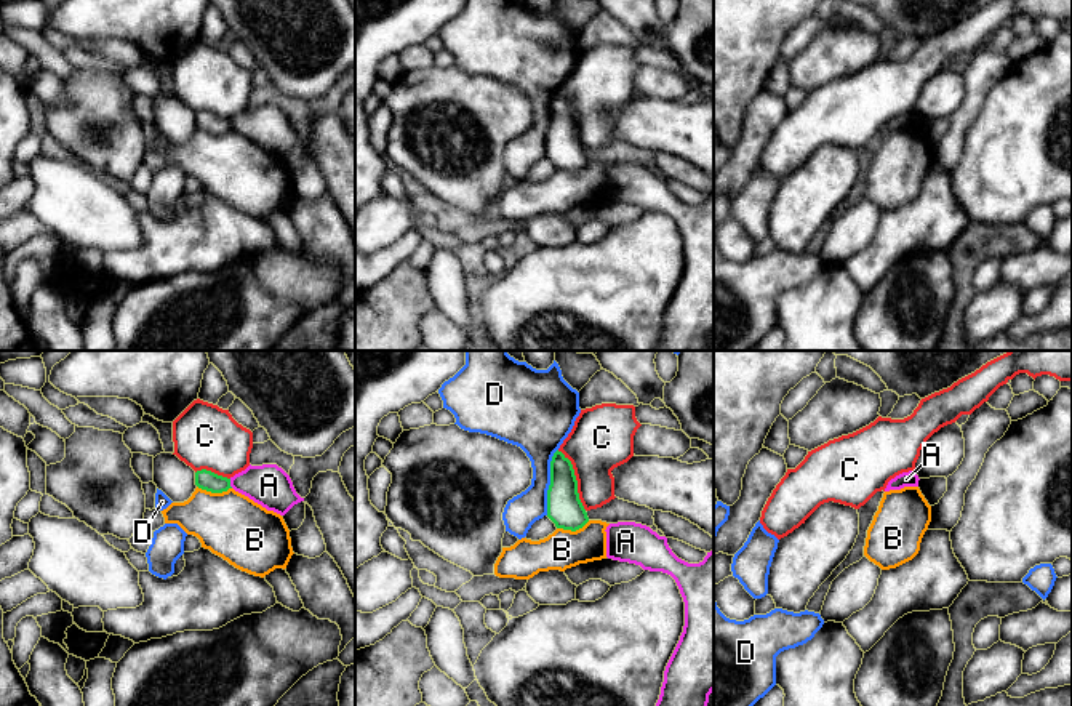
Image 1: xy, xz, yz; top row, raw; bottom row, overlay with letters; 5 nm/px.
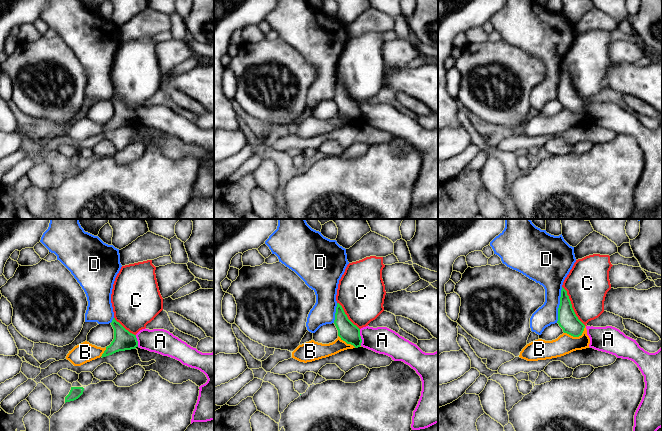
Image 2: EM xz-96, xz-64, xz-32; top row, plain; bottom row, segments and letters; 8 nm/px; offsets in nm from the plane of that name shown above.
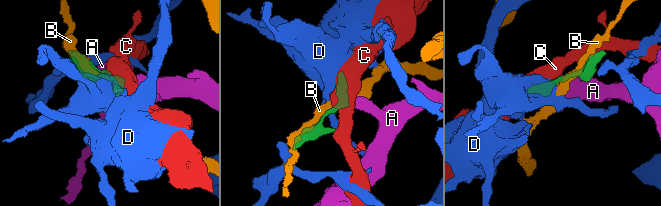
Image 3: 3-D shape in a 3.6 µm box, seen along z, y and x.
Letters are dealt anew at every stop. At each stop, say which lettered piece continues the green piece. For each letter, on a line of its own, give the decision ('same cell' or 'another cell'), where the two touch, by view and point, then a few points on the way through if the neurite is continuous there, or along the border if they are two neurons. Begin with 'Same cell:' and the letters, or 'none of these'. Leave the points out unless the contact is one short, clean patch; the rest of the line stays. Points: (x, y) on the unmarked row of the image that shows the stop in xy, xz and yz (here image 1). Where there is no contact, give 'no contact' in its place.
Same cell: none of these
A: another cell; meets green in xy at (229, 125); border along xy (229, 120), (232, 128)
B: another cell; meets green in xy at (215, 133)
C: another cell; meets green in xz at (575, 120)
D: another cell; meets green in xz at (551, 124); border along xz (557, 90), (551, 103), (546, 156)

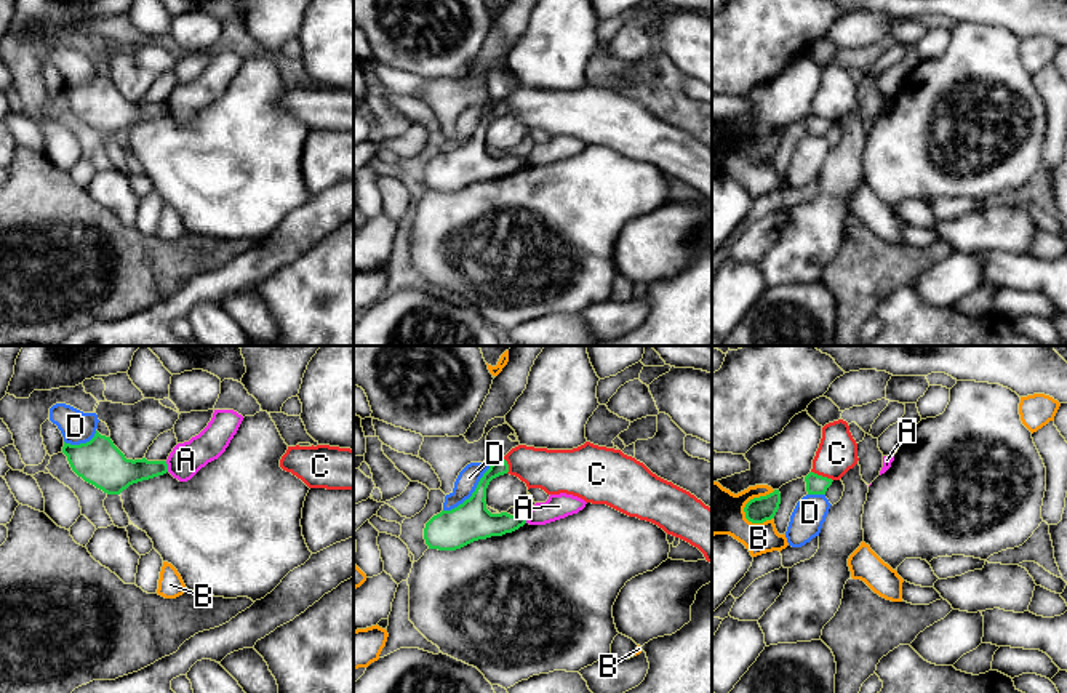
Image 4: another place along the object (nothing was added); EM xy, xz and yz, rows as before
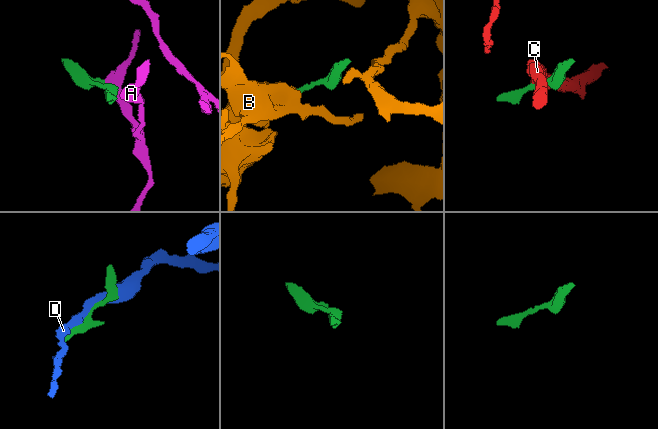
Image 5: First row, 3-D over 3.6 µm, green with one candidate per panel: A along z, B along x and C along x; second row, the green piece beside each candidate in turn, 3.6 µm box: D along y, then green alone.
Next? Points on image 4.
Same cell: none of these
A: another cell; meets green in xy at (167, 108); border along xy (165, 103), (168, 112)
B: another cell; meets green in yz at (751, 141); border along yz (775, 132), (754, 138), (746, 146), (744, 159), (749, 164)
C: another cell; meets green in yz at (821, 117)
D: another cell; meets green in xz at (474, 133)

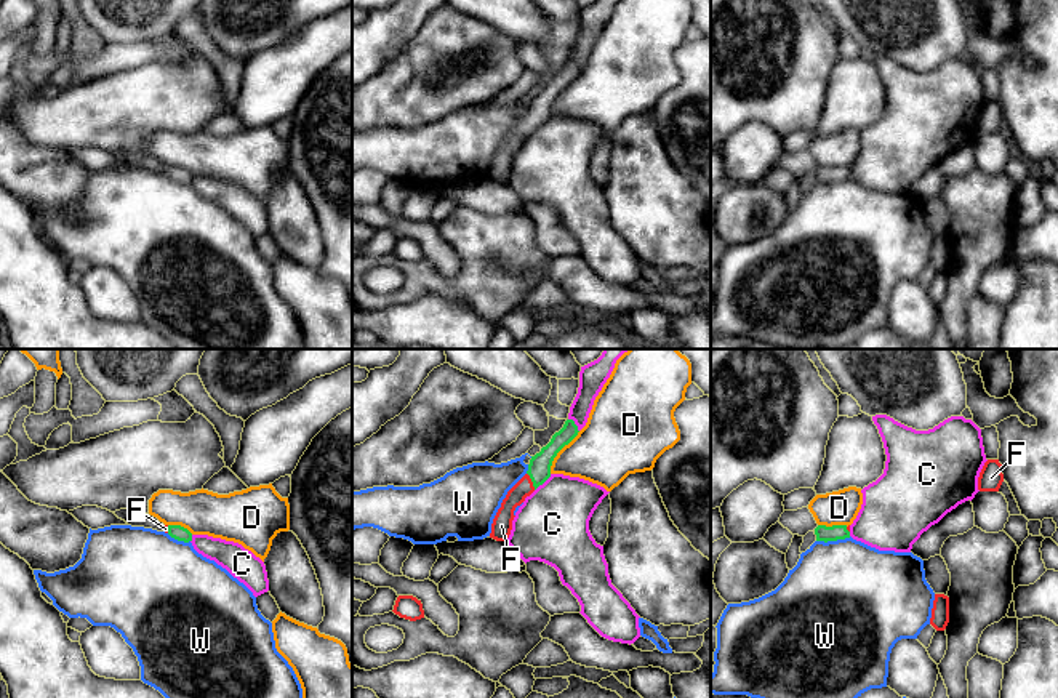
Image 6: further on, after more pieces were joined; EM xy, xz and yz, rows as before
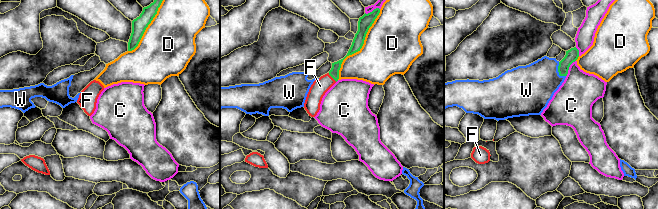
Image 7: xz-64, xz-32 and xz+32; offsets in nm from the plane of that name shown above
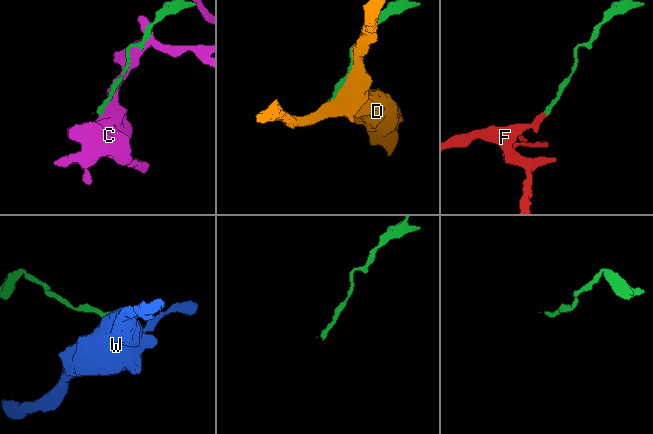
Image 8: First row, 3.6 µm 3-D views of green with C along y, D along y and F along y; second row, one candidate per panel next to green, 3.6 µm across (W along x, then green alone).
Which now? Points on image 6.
Same cell: F
C: another cell; meets green in xz at (543, 124)
D: another cell; meets green in xz at (559, 92)
F: same cell; meets green in xz at (532, 122); runs through xz (540, 106), (532, 122), (509, 144), (503, 162)
W: another cell; meets green in yz at (833, 181); border along yz (850, 178), (817, 183)

